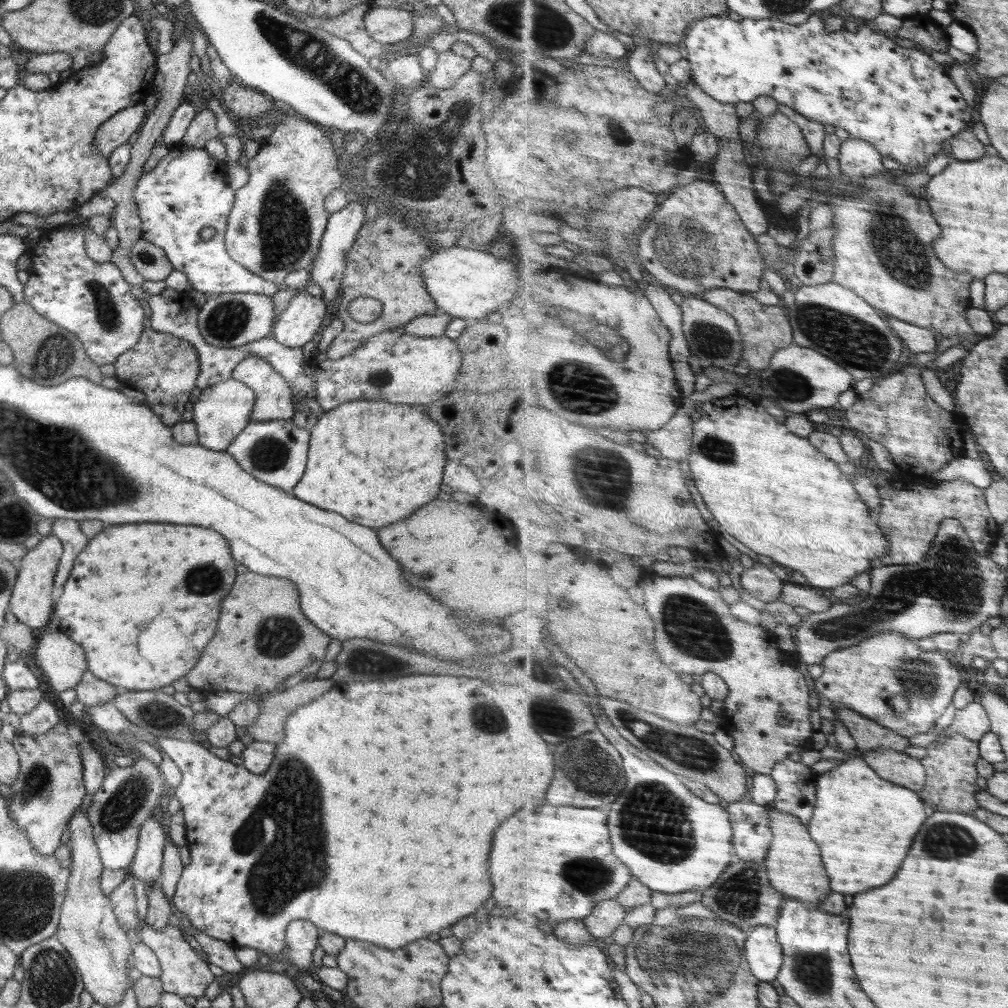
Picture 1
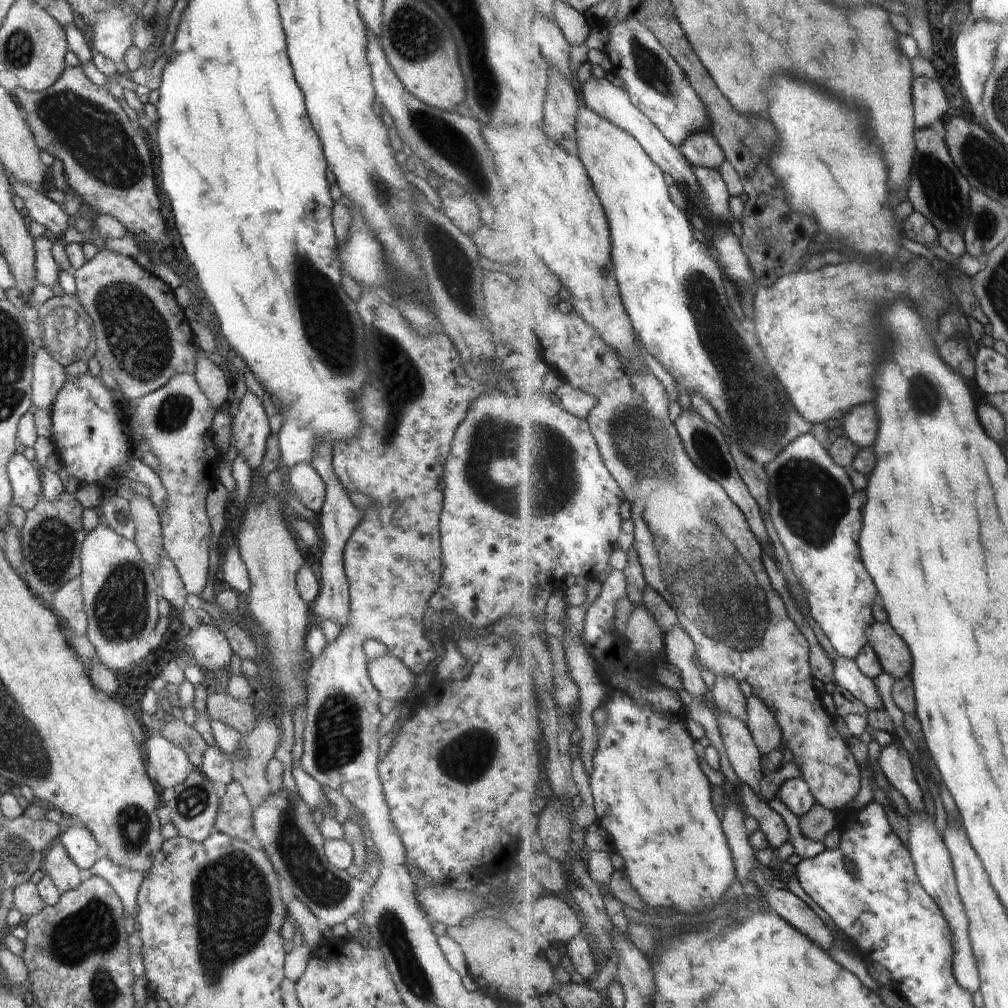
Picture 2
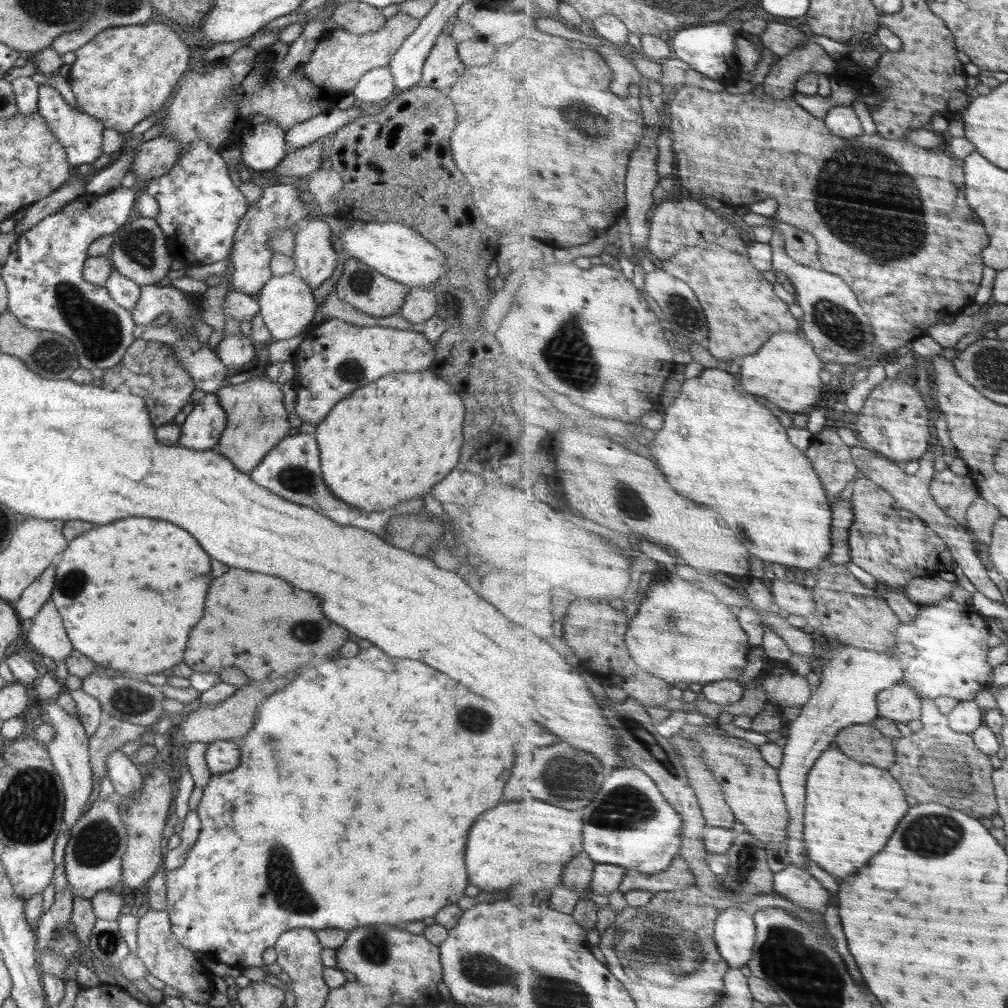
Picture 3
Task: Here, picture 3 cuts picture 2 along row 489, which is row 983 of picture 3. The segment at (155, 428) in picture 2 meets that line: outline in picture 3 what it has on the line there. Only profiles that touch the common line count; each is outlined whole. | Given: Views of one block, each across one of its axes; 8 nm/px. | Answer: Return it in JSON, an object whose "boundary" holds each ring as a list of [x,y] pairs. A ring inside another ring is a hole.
{"boundary":[[[147,910],[138,920],[137,945],[135,955],[142,960],[148,973],[154,975],[164,984],[176,988],[182,992],[187,999],[196,1004],[207,1004],[210,1002],[214,992],[212,987],[212,975],[204,966],[200,958],[196,958],[194,951],[180,944],[174,936],[167,912]]]}

